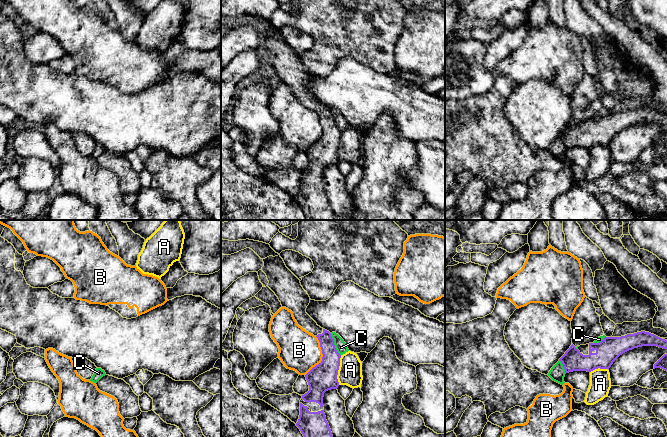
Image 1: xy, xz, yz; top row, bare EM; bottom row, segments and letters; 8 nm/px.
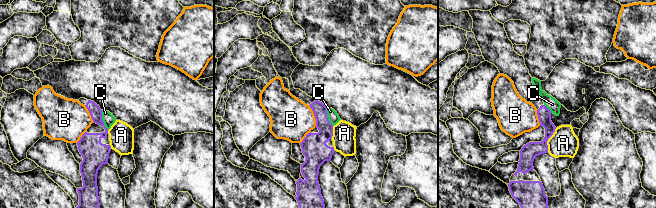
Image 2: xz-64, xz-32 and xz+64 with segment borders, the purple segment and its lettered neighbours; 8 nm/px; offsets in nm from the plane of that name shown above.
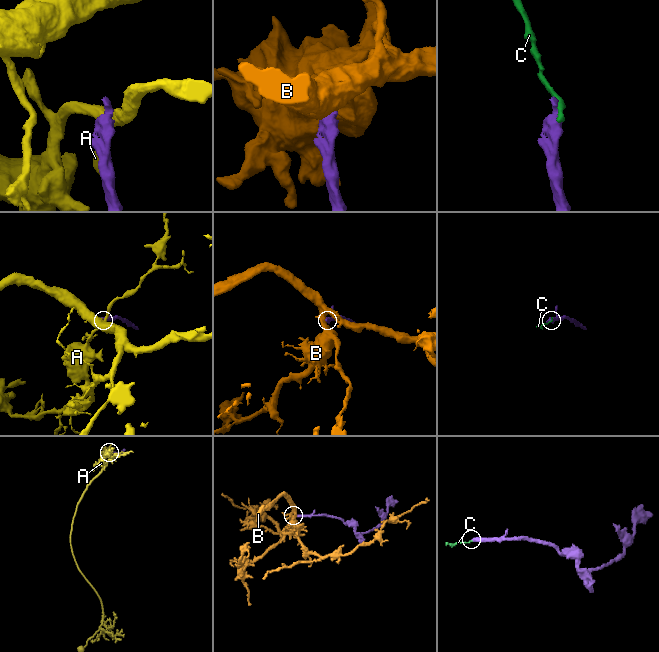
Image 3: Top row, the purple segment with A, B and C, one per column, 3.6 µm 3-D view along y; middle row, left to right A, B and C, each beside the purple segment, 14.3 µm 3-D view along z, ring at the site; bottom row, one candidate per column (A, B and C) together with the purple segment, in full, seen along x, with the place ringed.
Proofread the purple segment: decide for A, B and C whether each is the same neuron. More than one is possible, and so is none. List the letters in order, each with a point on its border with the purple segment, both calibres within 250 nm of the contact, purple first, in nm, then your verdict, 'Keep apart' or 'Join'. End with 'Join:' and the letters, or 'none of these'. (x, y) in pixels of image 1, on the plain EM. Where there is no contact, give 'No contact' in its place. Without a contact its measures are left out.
A: Touches purple at xz (338, 145). Thickness 220 nm (purple) against 190 nm. Keep apart
B: Touches purple at xz (323, 132). Thickness 220 nm (purple) against 320 nm. Keep apart
C: Touches purple at xz (333, 120). Thickness 190 nm (purple) against 90 nm. Keep apart
Join: none of these

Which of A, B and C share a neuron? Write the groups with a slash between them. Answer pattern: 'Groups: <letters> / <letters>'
Groups: A / B / C

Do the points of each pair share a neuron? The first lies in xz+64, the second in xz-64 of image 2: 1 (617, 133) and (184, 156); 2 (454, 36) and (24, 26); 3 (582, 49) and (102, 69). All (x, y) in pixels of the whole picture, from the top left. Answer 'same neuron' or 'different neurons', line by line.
1: different neurons
2: same neuron
3: different neurons

